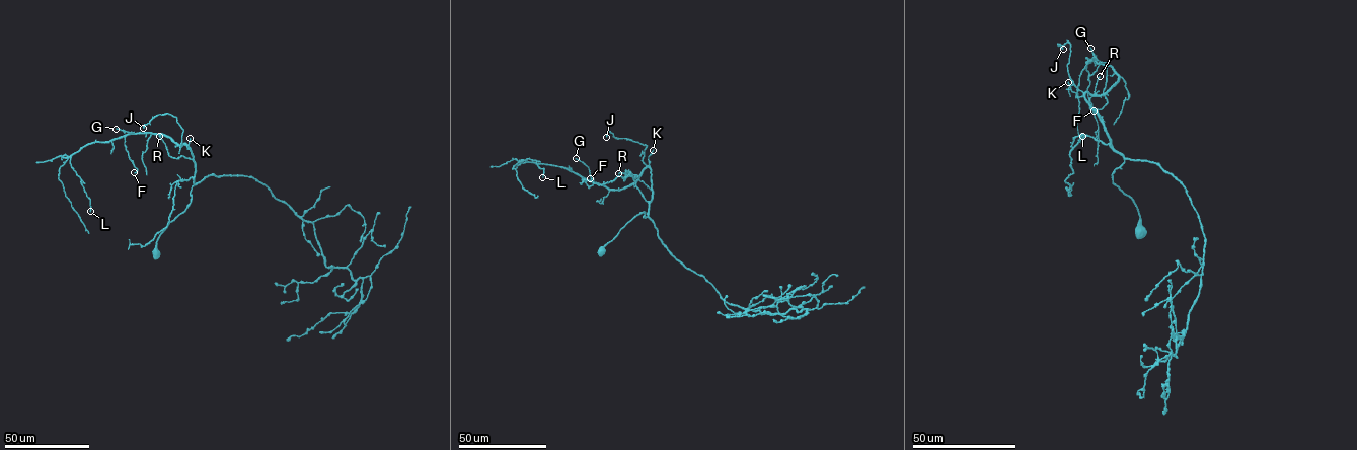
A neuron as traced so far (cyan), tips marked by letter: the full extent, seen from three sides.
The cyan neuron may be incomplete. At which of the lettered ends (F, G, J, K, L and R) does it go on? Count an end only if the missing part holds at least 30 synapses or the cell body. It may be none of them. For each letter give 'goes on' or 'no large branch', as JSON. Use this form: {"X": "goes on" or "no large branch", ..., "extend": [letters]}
{"F": "no large branch", "G": "no large branch", "J": "no large branch", "K": "no large branch", "L": "no large branch", "R": "no large branch", "extend": []}

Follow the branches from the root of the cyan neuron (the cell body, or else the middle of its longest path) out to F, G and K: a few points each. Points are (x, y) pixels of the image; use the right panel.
F: (1139, 231), (1136, 206), (1113, 183), (1124, 157), (1084, 96), (1118, 80), (1109, 65), (1107, 103), (1094, 110)
G: (1139, 231), (1136, 206), (1113, 183), (1112, 173), (1124, 157), (1084, 96), (1105, 93), (1119, 77), (1090, 48)
K: (1139, 231), (1136, 206), (1113, 183), (1112, 173), (1124, 157), (1113, 148), (1100, 116), (1068, 82)

